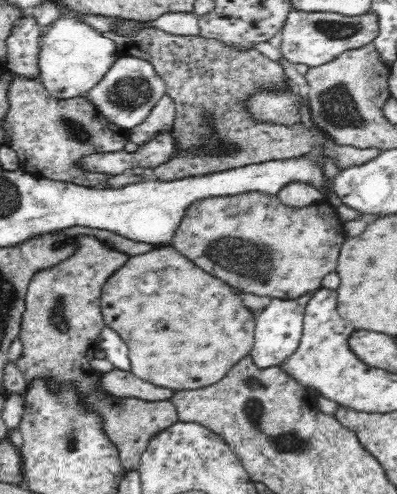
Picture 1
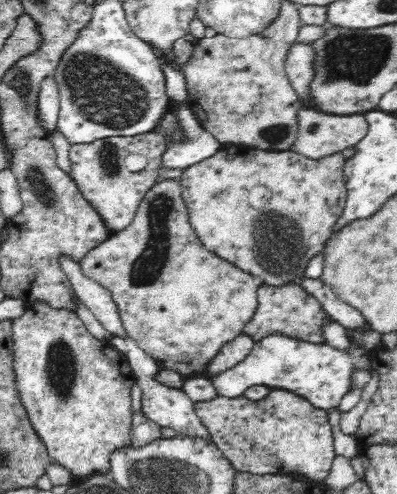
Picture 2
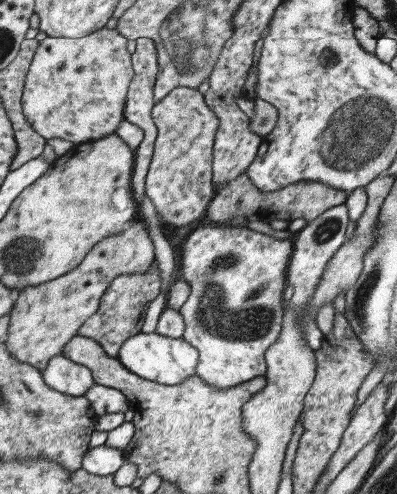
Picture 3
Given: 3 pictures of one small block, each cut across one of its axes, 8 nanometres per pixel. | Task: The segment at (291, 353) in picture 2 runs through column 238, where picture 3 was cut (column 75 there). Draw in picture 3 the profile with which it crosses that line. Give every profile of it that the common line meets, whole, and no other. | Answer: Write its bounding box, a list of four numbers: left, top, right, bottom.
[41,356,93,396]

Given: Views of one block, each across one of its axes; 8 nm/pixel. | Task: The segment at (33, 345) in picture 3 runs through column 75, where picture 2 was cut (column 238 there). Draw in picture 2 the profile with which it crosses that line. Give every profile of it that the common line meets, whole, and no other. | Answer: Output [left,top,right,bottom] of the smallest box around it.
[80,178,264,382]

